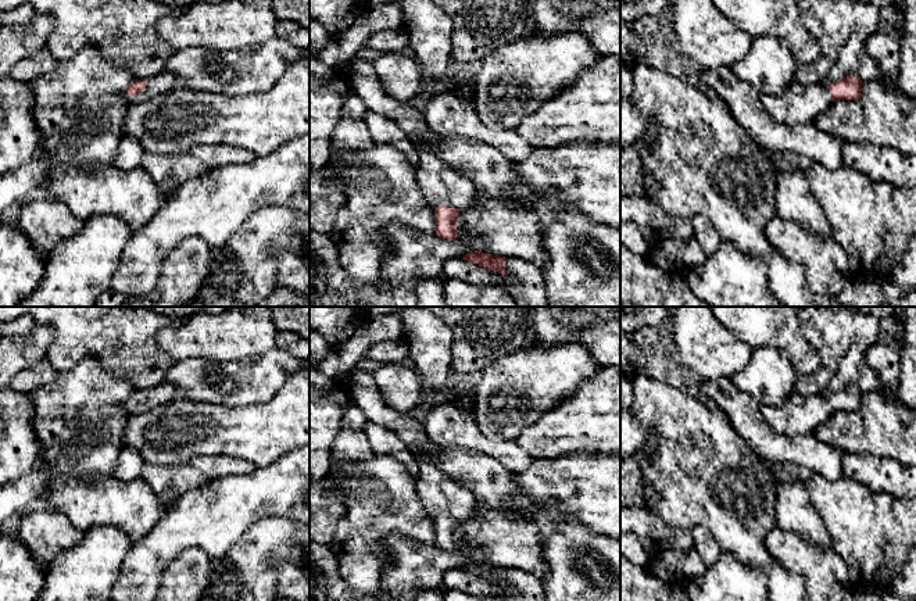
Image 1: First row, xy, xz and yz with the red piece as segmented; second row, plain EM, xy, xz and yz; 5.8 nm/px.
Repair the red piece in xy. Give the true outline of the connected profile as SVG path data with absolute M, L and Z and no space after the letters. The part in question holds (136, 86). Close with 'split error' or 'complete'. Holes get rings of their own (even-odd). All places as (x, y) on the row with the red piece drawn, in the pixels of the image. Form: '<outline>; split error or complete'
M169 72L158 74L149 81L135 79L121 94L128 103L140 103L157 94L171 90L175 86L175 76Z; split error

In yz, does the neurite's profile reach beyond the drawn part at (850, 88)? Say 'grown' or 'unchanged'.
grown

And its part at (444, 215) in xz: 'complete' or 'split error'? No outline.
split error

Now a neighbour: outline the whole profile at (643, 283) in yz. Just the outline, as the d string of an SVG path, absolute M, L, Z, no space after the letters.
M620 244L620 303L634 307L712 307L693 293L686 272L686 268L661 269L651 255L634 254Z

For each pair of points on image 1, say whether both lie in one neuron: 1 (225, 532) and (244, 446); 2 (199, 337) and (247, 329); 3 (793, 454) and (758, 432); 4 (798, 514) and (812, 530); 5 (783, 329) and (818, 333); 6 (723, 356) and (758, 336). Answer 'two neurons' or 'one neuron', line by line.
1: two neurons
2: one neuron
3: one neuron
4: one neuron
5: two neurons
6: two neurons

